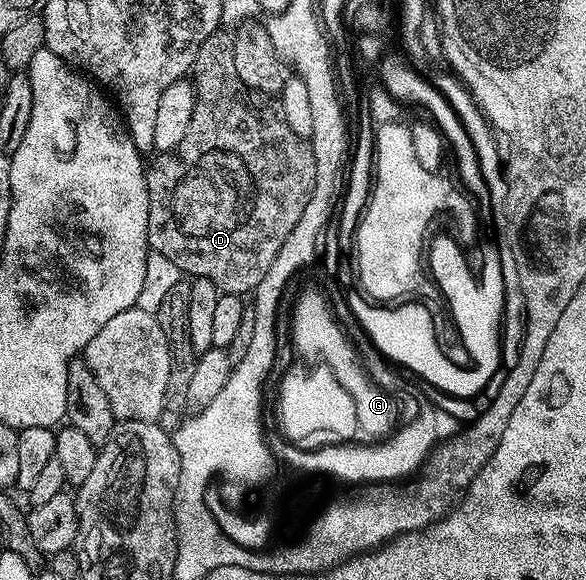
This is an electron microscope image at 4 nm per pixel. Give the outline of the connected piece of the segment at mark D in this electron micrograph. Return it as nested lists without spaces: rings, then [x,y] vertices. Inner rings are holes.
[[[219,27],[196,51],[192,70],[192,84],[196,107],[192,123],[176,150],[176,155],[166,155],[162,161],[149,162],[146,170],[148,187],[148,239],[147,246],[159,257],[172,259],[175,268],[191,278],[212,279],[222,293],[253,294],[272,259],[280,255],[280,247],[292,235],[304,207],[315,198],[316,159],[314,150],[303,138],[297,137],[281,119],[261,121],[246,106],[242,98],[244,86],[236,75],[234,43],[231,34]]]

